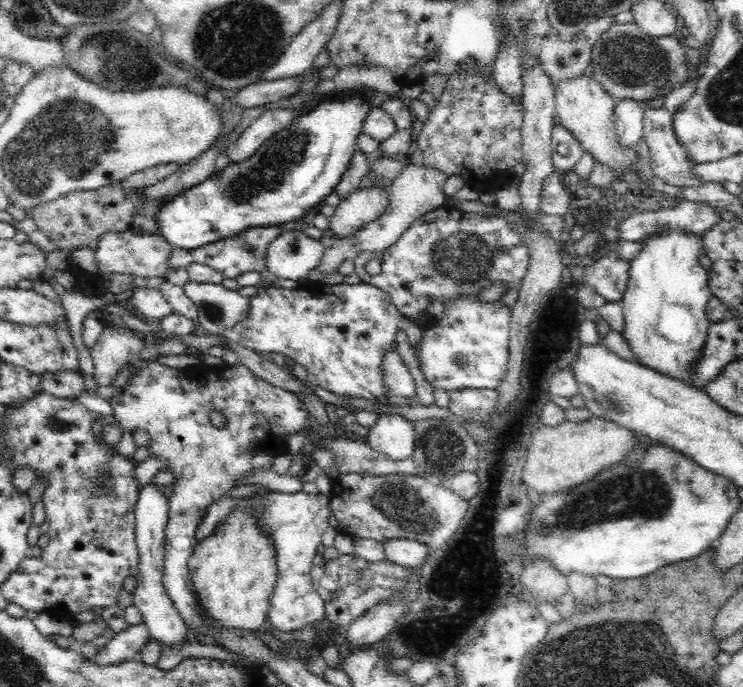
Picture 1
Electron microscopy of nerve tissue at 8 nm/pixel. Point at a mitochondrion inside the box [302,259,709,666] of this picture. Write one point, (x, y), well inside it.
(635, 493)

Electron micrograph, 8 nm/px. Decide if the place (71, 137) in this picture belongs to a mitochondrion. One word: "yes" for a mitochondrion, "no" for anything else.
yes

